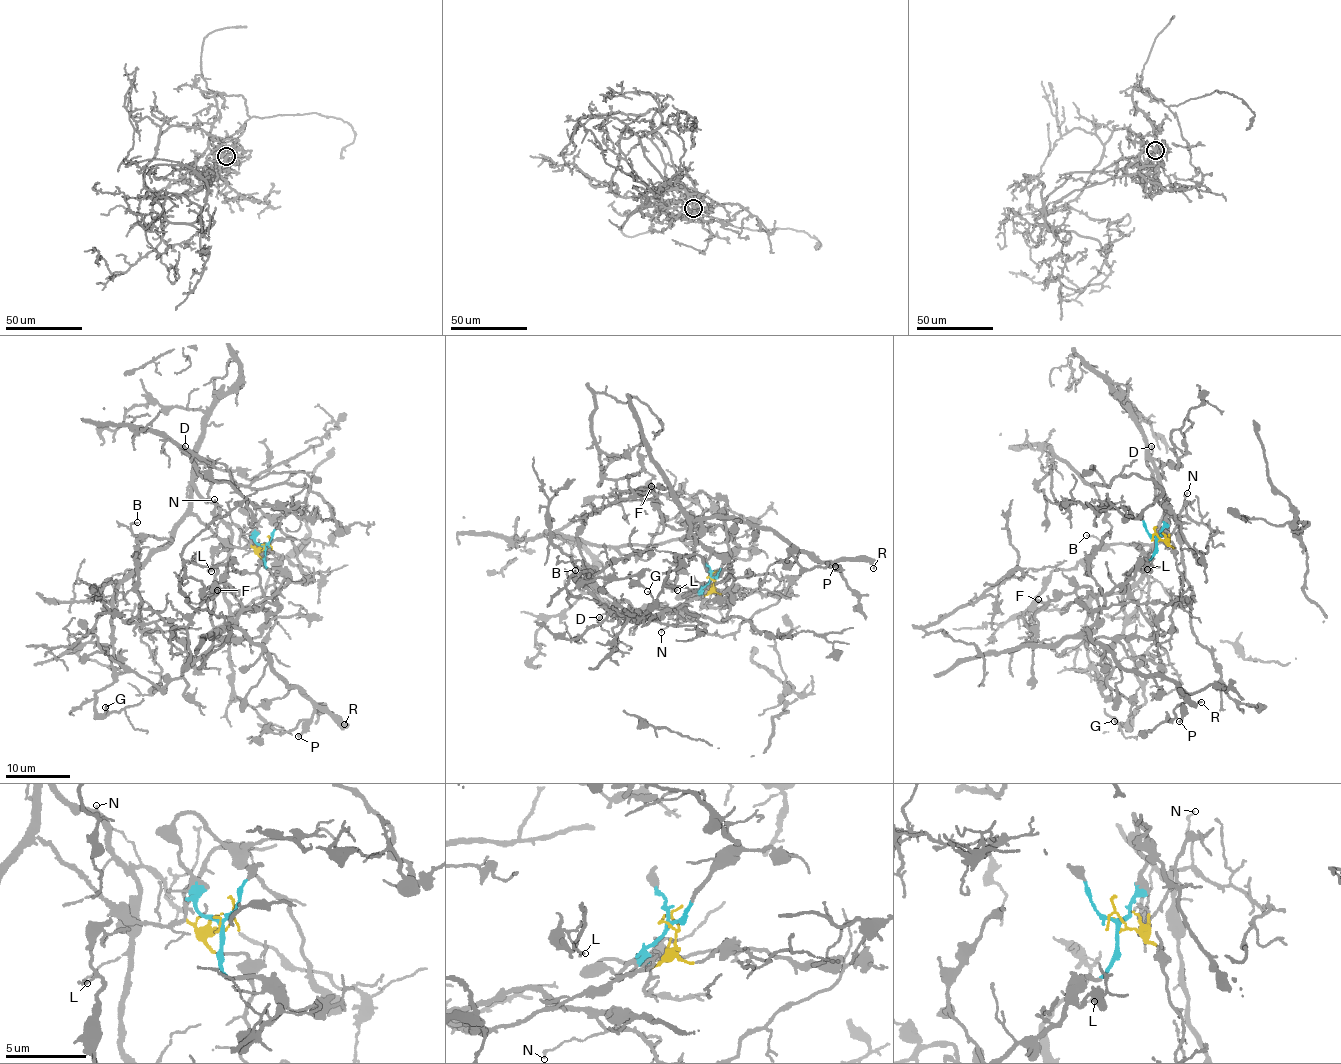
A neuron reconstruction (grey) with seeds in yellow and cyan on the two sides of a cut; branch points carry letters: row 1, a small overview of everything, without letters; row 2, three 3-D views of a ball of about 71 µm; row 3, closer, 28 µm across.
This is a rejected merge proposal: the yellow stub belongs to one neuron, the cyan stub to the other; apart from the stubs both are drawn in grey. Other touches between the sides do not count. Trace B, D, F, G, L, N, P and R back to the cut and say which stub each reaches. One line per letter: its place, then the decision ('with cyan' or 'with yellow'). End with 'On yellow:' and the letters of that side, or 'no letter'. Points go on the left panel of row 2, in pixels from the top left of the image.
B: place (137, 522); with yellow
D: place (185, 446); with yellow
F: place (217, 590); with cyan
G: place (105, 707); with yellow
L: place (211, 571); with cyan
N: place (214, 499); with yellow
P: place (298, 736); with cyan
R: place (344, 724); with cyan
On yellow: B, D, G, N

